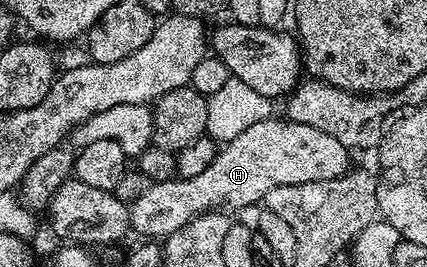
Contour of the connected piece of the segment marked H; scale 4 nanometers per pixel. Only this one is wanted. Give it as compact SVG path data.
M275 116L265 119L262 123L253 123L238 139L227 142L217 152L214 163L206 167L193 177L173 179L171 181L153 181L128 205L128 223L133 234L141 233L144 239L167 239L174 231L188 225L188 222L201 213L232 209L244 209L255 201L260 201L272 194L276 185L301 185L311 181L322 179L334 179L349 172L348 156L350 150L347 145L338 143L334 135L326 135L319 125L307 125L306 123L294 123L287 119L276 121Z

